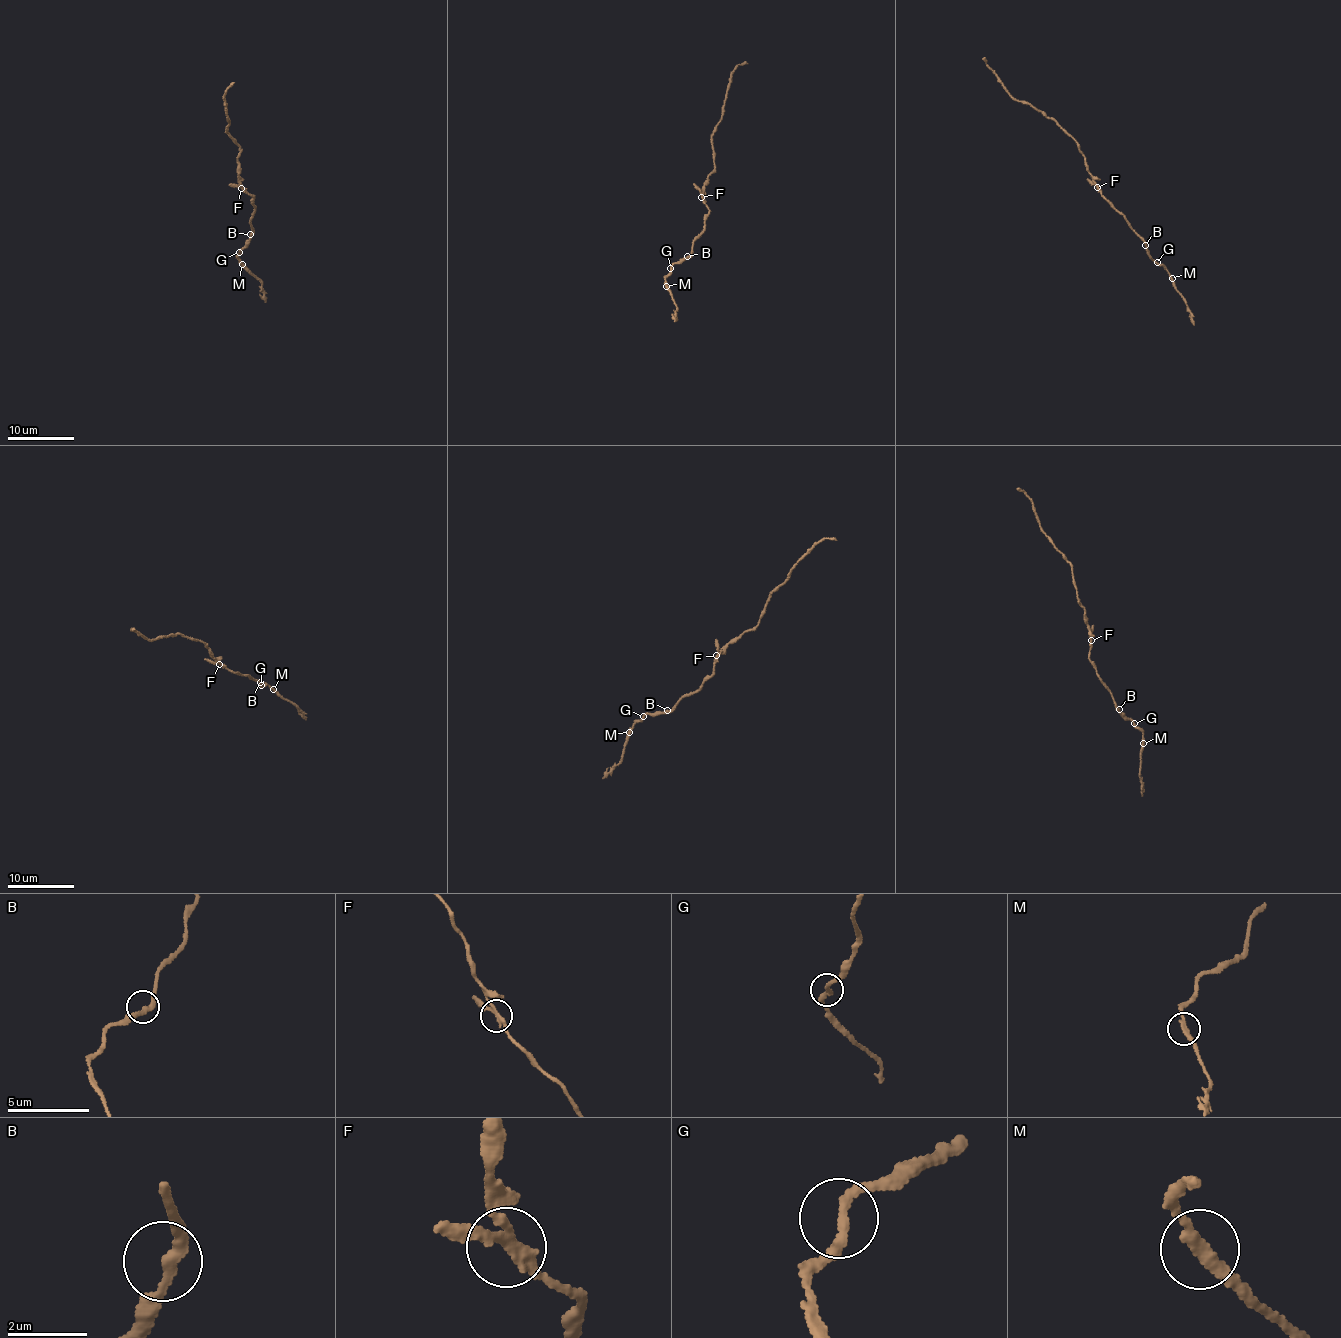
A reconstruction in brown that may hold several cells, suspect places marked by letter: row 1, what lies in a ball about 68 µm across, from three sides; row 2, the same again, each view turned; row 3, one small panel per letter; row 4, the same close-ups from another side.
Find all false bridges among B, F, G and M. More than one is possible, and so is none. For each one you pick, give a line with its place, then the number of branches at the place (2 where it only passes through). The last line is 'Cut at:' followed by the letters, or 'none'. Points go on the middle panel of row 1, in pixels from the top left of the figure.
Cut at: none

